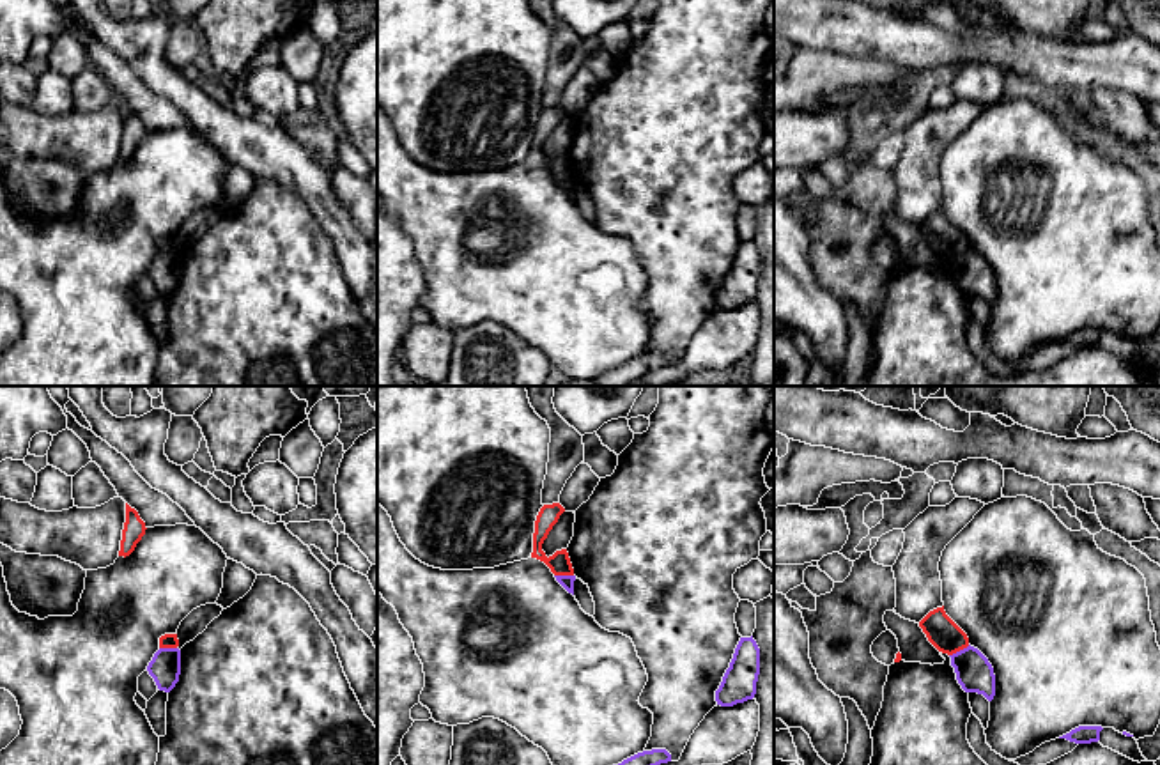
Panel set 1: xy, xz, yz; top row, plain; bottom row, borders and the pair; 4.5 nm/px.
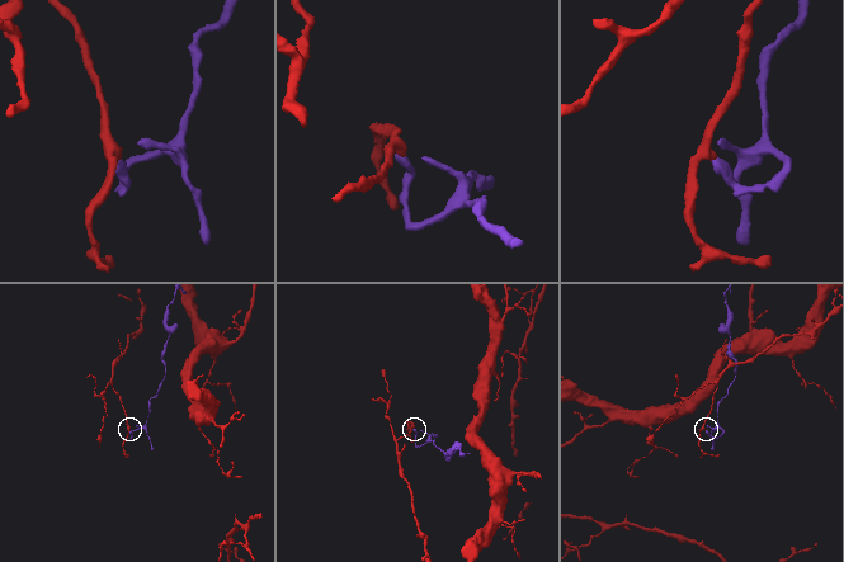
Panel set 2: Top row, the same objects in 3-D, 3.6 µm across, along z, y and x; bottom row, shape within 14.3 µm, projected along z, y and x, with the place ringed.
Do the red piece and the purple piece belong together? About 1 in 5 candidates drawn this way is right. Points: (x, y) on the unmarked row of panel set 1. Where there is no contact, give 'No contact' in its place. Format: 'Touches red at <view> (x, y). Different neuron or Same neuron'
Touches red at yz (958, 254). Different neuron

